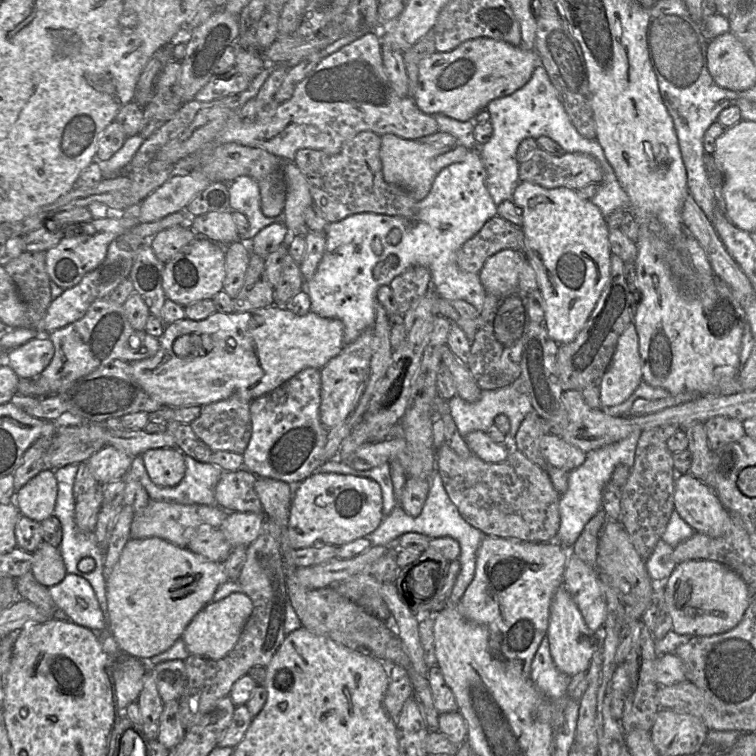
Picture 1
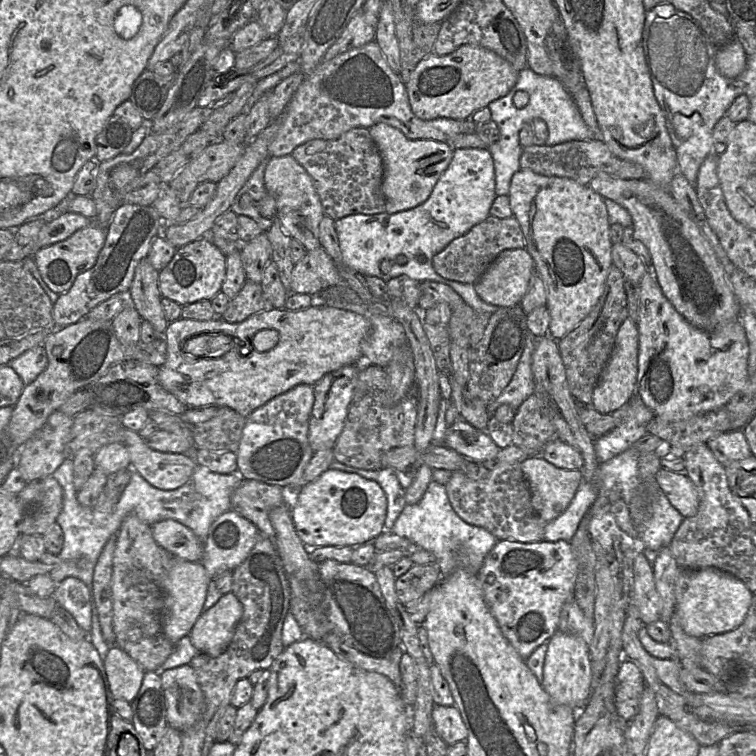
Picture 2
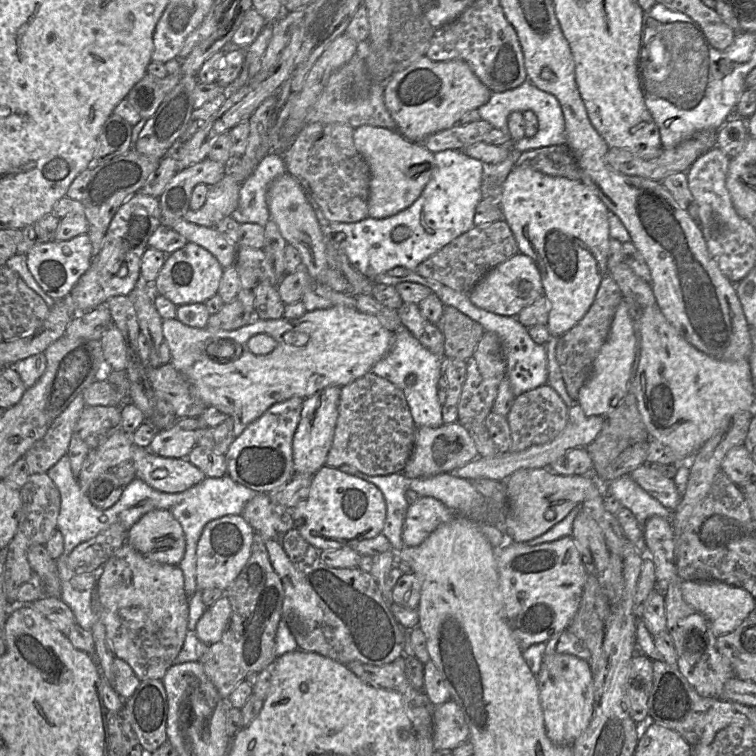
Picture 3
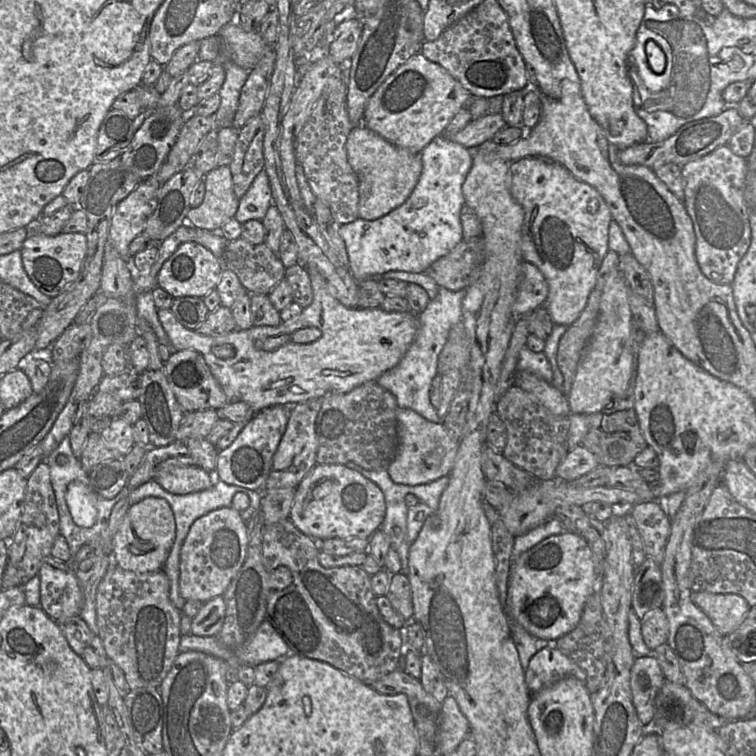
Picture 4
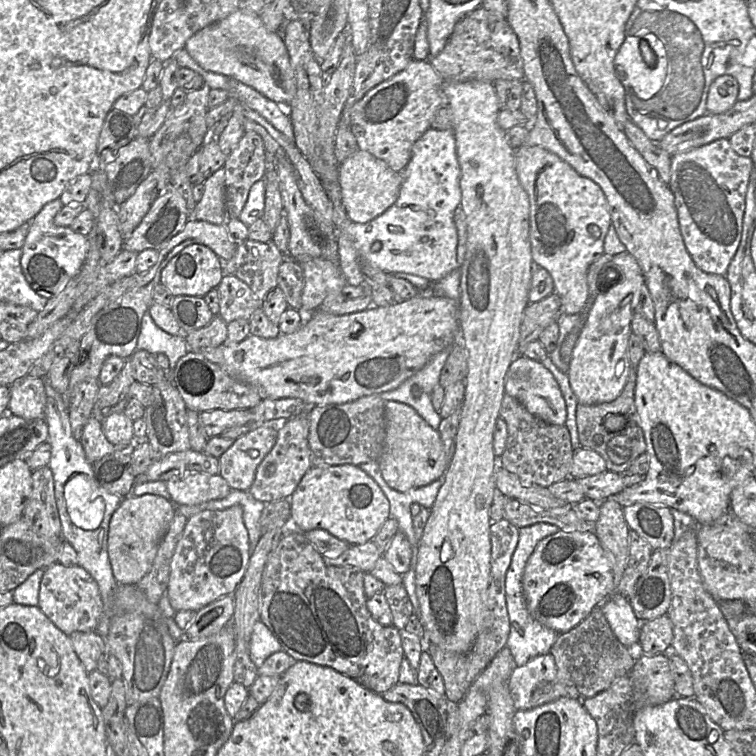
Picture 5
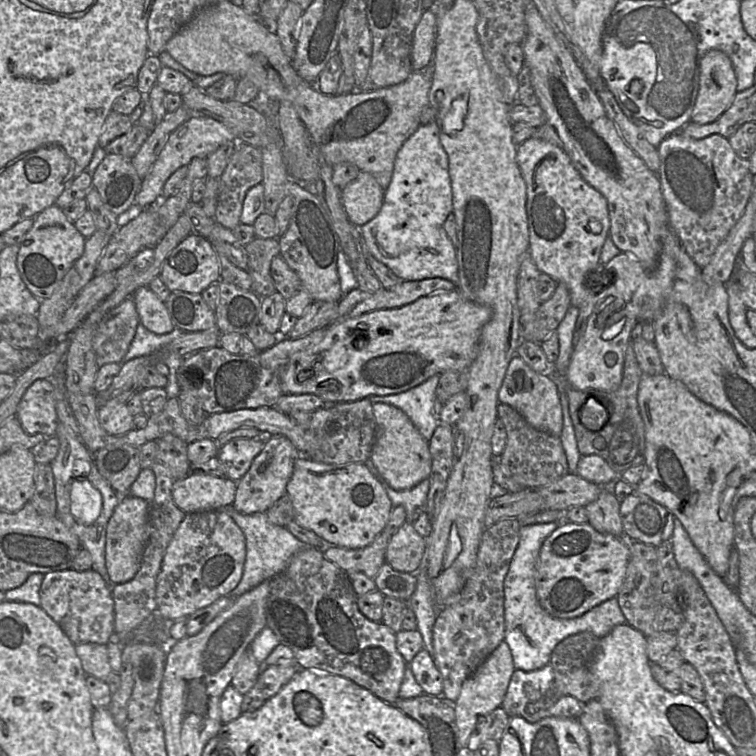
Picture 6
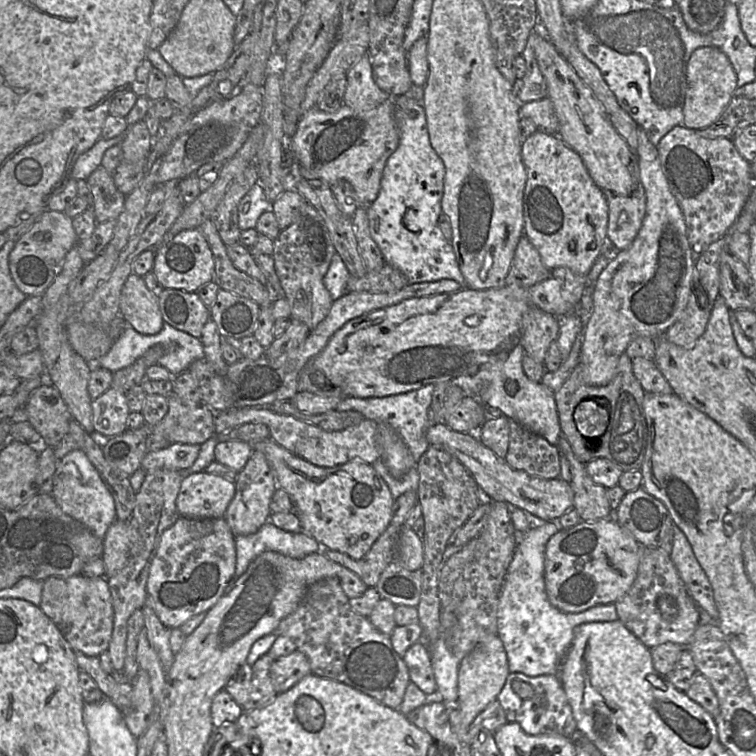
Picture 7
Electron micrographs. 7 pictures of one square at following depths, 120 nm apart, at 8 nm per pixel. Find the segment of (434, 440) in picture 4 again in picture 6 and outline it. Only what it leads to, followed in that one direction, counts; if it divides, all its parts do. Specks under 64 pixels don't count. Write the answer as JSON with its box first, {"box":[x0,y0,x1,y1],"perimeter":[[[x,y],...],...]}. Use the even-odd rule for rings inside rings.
{"box":[370,402,431,491],"perimeter":[[[381,402],[373,403],[376,423],[370,460],[386,483],[396,491],[408,490],[428,478],[431,472],[429,441],[426,441],[399,408]]]}

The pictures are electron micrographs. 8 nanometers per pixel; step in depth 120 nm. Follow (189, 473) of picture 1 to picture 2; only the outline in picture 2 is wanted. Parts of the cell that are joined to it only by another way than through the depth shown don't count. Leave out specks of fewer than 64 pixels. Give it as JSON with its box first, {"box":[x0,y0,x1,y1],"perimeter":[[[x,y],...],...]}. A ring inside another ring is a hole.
{"box":[103,464,243,543],"perimeter":[[[197,464],[193,475],[183,486],[175,490],[161,490],[148,483],[138,472],[133,471],[117,503],[119,505],[114,506],[113,511],[107,513],[103,520],[114,521],[114,525],[118,525],[120,529],[123,520],[129,514],[135,514],[142,522],[150,526],[172,519],[191,529],[204,543],[211,524],[231,509],[232,493],[243,479],[238,472],[219,474]]]}

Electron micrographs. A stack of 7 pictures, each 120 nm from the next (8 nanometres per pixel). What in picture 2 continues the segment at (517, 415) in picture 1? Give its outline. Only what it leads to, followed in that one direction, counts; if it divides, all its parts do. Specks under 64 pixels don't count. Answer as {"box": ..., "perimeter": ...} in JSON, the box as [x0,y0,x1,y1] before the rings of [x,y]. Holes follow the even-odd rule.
{"box":[486,332,536,417],"perimeter":[[[531,332],[527,333],[525,347],[511,381],[499,397],[486,406],[489,417],[494,416],[496,409],[503,404],[516,411],[530,395],[534,394],[531,364],[536,338]]]}

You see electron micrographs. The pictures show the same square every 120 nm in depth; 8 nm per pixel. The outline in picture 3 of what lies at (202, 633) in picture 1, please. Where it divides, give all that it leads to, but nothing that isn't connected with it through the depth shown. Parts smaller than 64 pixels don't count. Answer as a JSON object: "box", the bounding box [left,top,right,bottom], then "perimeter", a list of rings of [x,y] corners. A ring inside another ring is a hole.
{"box":[195,595,231,645],"perimeter":[[[226,595],[219,598],[208,607],[199,619],[195,633],[197,637],[208,645],[215,644],[222,639],[231,618],[231,604]]]}

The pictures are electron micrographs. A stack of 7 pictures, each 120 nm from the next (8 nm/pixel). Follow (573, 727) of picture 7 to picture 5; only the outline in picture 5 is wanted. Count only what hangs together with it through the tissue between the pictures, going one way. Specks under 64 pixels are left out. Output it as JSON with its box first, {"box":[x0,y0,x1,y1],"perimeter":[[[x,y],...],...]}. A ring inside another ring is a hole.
{"box":[508,652,582,711],"perimeter":[[[551,652],[513,669],[508,688],[517,711],[530,710],[561,697],[582,699],[578,691],[561,682]]]}

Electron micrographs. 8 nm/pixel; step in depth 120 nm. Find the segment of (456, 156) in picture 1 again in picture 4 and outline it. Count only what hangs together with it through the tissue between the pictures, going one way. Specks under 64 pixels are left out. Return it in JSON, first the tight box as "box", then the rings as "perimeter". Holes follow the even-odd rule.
{"box":[346,126,422,219],"perimeter":[[[365,126],[353,128],[346,142],[348,163],[359,182],[359,218],[379,219],[402,205],[414,190],[422,171],[420,154],[397,147]]]}

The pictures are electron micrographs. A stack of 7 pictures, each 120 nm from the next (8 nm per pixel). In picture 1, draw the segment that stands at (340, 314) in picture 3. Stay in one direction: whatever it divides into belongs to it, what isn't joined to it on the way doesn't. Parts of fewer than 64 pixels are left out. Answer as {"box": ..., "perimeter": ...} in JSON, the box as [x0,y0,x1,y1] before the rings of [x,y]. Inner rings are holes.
{"box":[131,305,344,407],"perimeter":[[[272,305],[265,308],[252,309],[247,312],[220,313],[216,311],[204,320],[188,318],[177,320],[165,326],[158,338],[160,348],[157,353],[147,359],[131,363],[132,374],[142,389],[162,406],[190,407],[204,406],[213,402],[238,396],[251,402],[288,381],[305,368],[322,369],[332,358],[344,348],[344,325],[334,318],[321,317],[309,311],[305,315],[297,315],[286,309],[284,305]],[[183,335],[199,335],[200,348],[194,344],[187,357],[179,357],[173,351],[175,340]],[[212,340],[213,349],[205,353],[206,346]]]}

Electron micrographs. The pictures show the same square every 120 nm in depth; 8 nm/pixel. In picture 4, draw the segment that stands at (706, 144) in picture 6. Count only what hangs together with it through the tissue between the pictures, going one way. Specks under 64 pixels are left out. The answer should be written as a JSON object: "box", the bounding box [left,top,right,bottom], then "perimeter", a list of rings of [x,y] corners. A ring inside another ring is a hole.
{"box":[681,145,750,283],"perimeter":[[[727,145],[719,146],[681,168],[685,195],[683,203],[696,237],[696,261],[701,272],[714,283],[732,283],[737,265],[750,245],[750,210],[743,197],[747,168],[747,159],[735,155]]]}

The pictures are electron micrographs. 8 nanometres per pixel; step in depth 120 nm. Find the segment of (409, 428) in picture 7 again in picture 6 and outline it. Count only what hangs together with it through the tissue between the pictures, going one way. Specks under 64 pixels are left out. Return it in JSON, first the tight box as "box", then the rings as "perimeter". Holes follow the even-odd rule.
{"box":[368,374,439,441],"perimeter":[[[439,374],[433,375],[423,383],[401,393],[368,398],[372,403],[381,402],[401,409],[422,437],[429,441],[439,424],[439,420],[434,414],[439,377]]]}

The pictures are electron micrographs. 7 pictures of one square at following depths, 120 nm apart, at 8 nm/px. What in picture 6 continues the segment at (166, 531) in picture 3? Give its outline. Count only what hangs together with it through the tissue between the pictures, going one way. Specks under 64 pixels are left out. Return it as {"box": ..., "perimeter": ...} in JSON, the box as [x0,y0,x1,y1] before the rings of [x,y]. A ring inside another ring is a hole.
{"box":[106,495,149,584],"perimeter":[[[132,495],[119,501],[107,525],[106,568],[112,584],[132,580],[140,569],[149,539],[149,502]]]}

